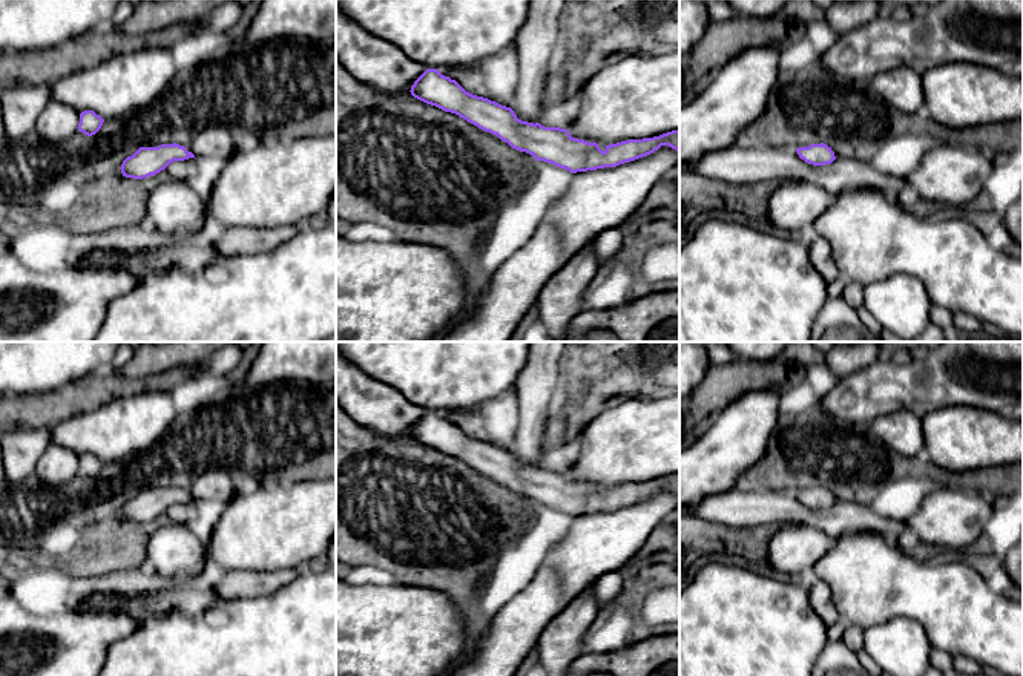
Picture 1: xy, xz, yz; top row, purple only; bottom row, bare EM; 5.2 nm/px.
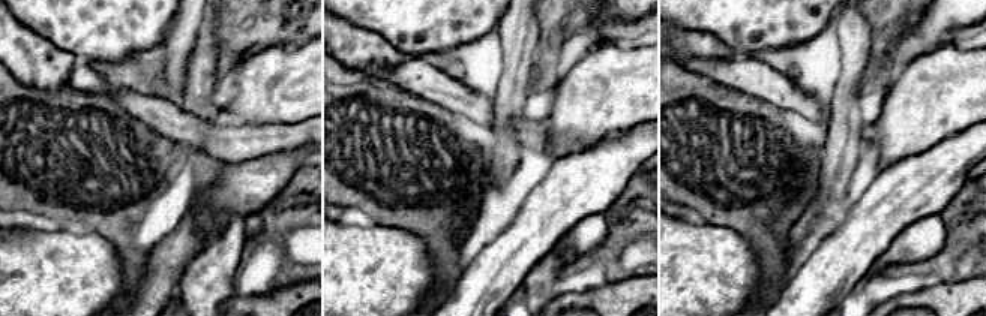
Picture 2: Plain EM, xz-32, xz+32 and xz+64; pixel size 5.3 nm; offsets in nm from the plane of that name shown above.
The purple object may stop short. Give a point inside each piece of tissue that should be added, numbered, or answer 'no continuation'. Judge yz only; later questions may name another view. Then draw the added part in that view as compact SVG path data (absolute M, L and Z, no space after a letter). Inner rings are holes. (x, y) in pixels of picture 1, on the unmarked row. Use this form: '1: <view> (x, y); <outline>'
no continuation

